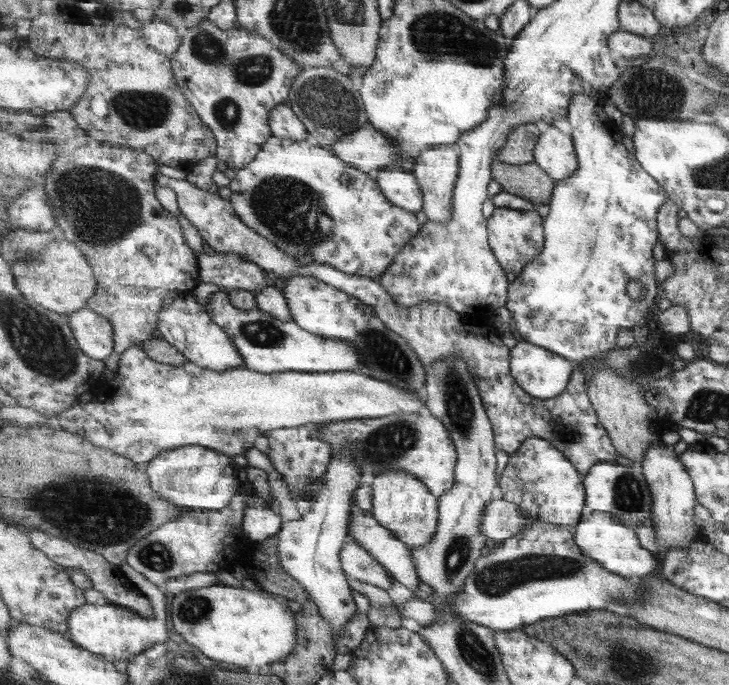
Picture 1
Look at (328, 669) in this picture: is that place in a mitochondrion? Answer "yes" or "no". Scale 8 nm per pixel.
no

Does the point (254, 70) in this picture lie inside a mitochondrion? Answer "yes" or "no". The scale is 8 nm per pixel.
yes

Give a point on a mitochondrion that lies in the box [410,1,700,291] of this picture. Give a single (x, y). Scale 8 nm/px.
(644, 93)

